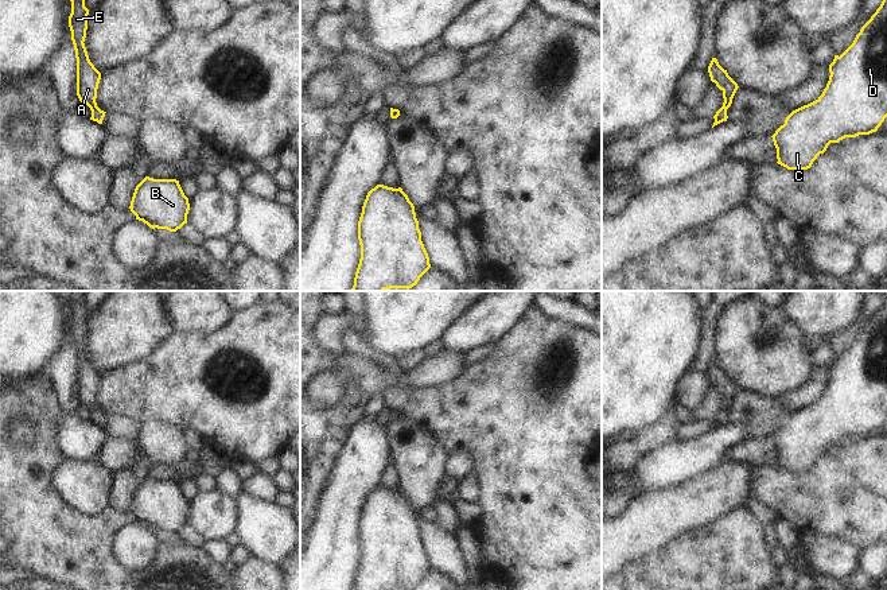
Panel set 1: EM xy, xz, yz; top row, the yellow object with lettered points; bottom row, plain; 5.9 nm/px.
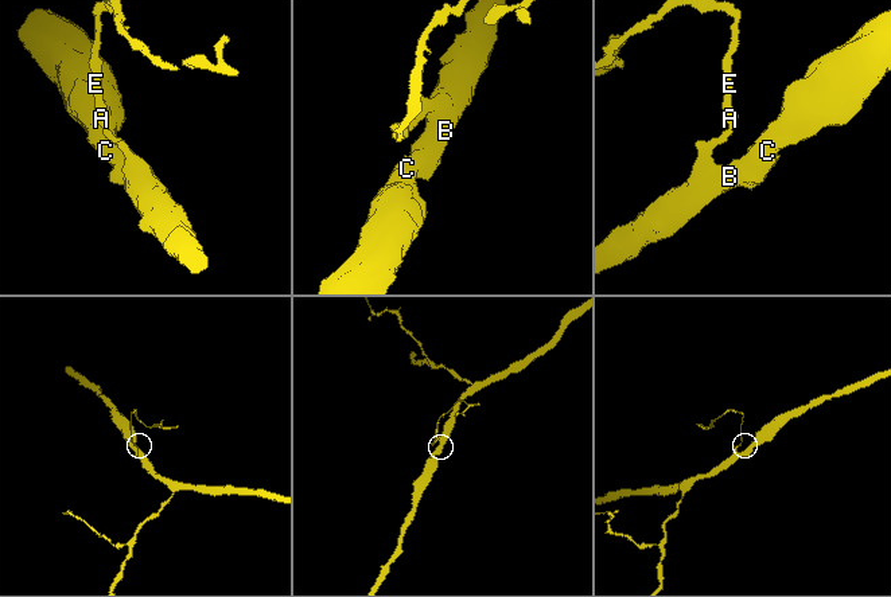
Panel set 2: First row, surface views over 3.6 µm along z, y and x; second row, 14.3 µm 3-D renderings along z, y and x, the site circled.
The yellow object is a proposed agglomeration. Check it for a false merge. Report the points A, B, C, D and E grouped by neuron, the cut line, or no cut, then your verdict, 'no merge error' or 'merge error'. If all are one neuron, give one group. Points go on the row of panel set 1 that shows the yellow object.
A B C D E; no cut; no merge error

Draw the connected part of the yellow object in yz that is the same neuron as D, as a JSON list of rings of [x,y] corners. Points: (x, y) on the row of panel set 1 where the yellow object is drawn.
[[[887,0],[861,27],[853,43],[829,65],[829,81],[813,102],[793,110],[771,136],[778,164],[808,170],[830,143],[876,132],[887,117]]]

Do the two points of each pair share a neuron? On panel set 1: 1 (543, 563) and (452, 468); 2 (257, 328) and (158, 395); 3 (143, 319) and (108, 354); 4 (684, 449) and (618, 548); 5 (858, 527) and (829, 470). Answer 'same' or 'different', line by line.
1: different
2: same
3: same
4: different
5: same

